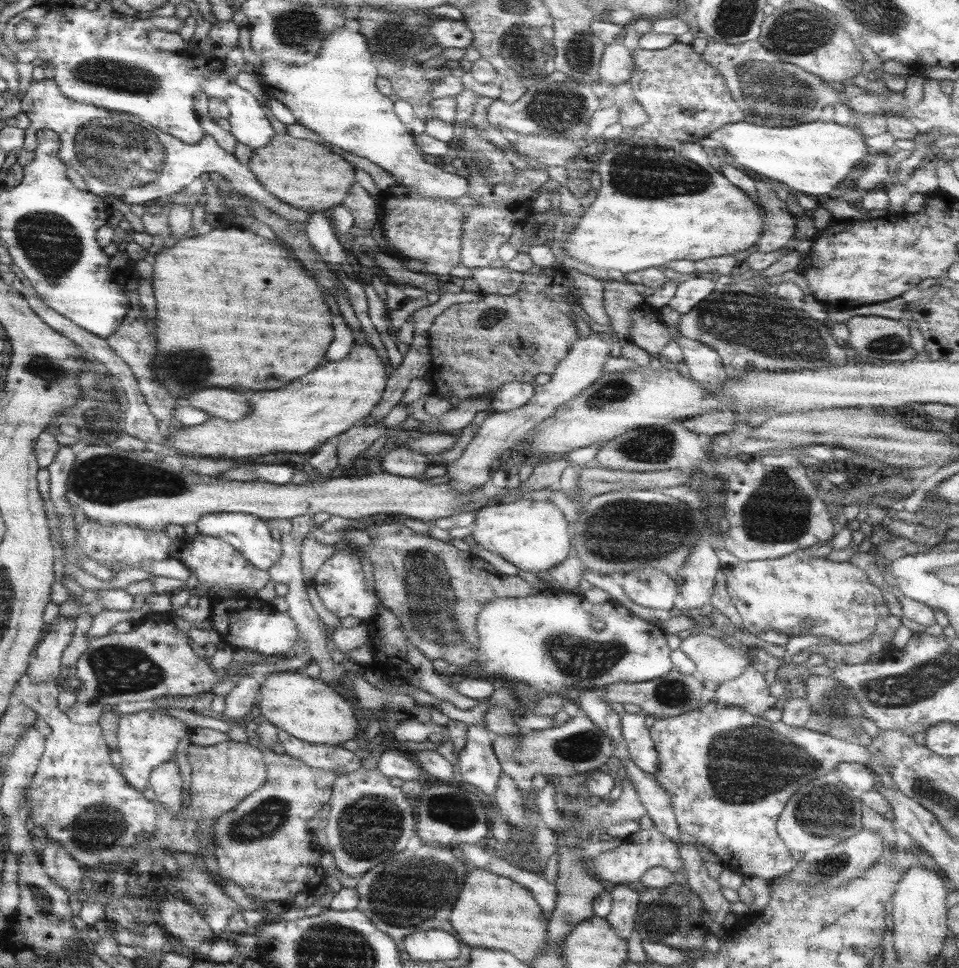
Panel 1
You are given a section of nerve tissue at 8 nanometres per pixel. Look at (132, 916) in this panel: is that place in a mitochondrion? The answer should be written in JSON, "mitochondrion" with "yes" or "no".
{"mitochondrion":"no"}

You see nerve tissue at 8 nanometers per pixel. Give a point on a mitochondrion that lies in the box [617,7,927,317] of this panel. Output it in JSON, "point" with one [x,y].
{"point":[776,93]}

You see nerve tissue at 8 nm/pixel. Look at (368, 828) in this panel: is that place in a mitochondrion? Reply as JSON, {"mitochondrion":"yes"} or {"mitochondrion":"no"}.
{"mitochondrion":"yes"}

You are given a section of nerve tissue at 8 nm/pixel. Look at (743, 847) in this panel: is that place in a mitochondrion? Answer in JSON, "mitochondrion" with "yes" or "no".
{"mitochondrion":"no"}

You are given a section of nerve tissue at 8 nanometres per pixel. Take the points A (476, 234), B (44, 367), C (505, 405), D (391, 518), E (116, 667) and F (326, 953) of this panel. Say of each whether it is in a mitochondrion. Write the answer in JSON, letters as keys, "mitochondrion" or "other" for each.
{"A":"mitochondrion","B":"mitochondrion","C":"other","D":"other","E":"mitochondrion","F":"mitochondrion"}

